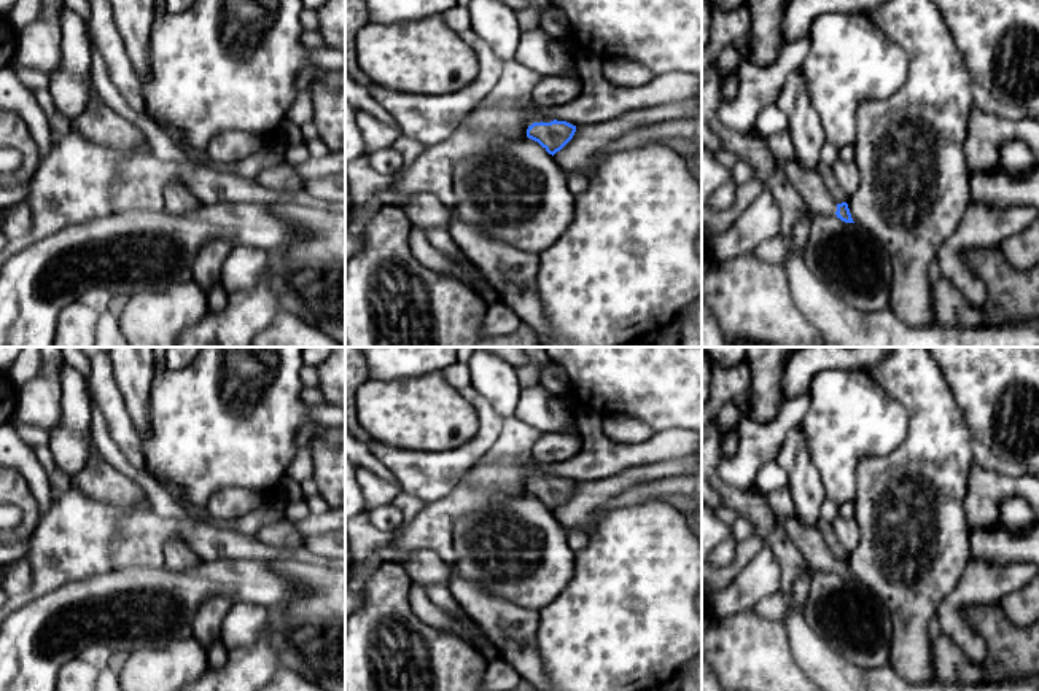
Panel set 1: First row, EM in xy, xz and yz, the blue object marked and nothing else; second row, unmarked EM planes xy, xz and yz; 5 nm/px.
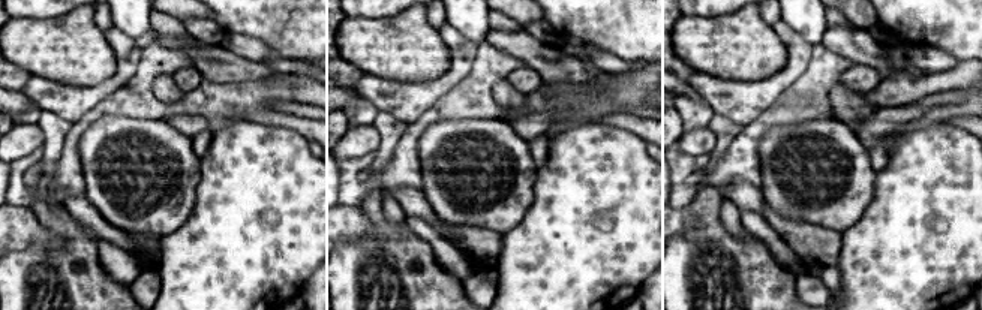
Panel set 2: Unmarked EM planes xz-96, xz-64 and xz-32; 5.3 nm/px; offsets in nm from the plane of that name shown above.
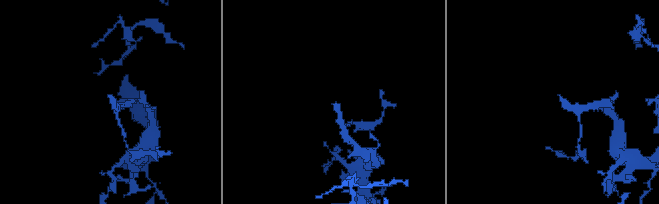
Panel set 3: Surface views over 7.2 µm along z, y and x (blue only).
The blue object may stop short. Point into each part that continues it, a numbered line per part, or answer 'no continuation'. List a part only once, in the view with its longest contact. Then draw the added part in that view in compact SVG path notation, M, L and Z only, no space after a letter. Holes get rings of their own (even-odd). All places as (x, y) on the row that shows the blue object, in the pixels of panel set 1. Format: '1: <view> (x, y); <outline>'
1: xz (535, 117); M536 108L528 110L528 118L531 123L551 123L552 118L543 116Z

